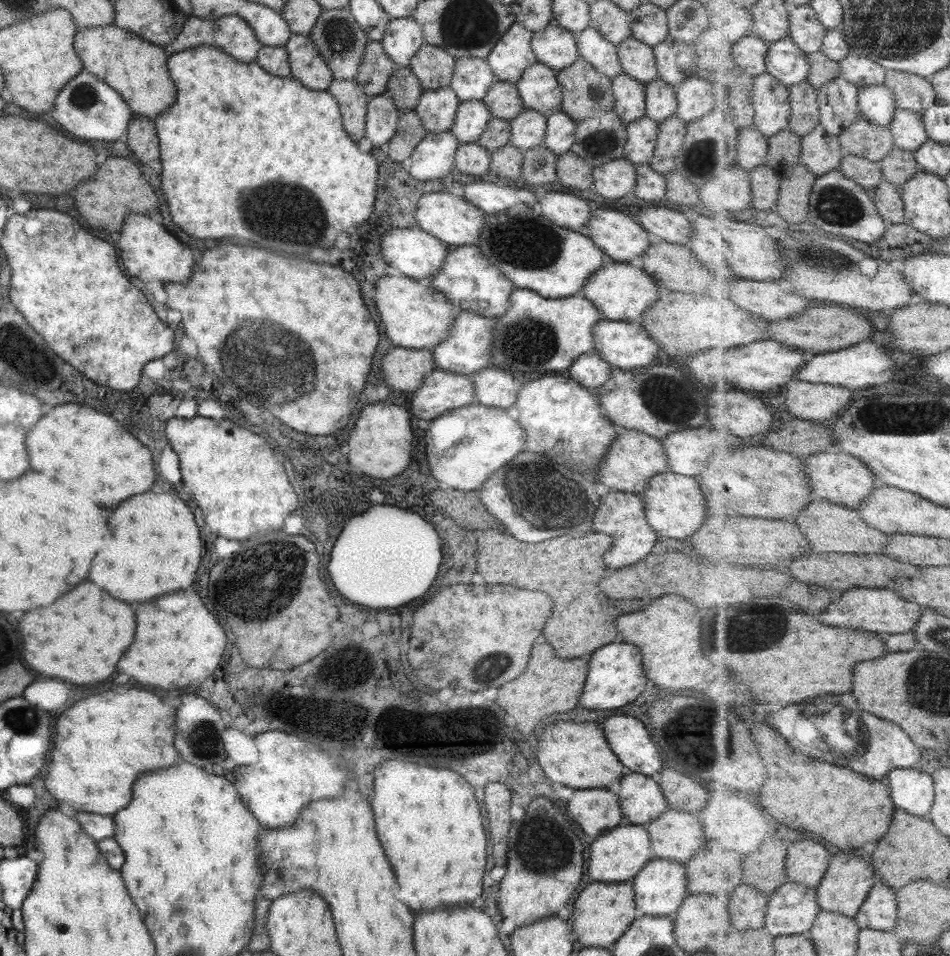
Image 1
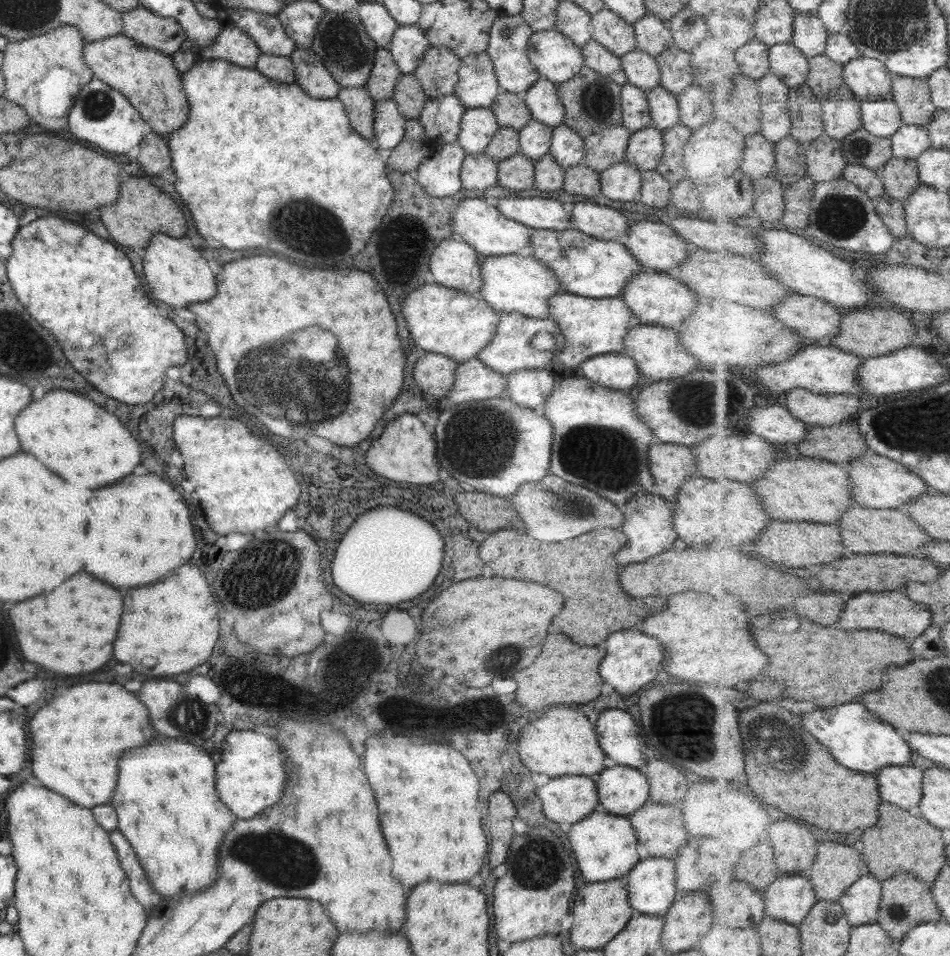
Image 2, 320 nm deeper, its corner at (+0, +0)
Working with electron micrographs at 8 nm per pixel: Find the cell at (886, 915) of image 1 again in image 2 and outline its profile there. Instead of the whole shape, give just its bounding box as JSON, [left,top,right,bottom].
[838,874,882,926]

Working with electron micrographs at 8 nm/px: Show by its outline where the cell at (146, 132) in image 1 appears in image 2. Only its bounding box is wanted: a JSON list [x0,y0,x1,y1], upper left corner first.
[137,130,171,177]

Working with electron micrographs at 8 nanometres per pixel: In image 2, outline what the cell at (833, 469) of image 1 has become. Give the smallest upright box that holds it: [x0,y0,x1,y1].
[848,450,932,510]

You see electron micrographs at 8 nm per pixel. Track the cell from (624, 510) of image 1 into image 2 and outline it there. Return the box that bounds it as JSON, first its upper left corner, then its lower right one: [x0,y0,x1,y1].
[613,491,676,564]

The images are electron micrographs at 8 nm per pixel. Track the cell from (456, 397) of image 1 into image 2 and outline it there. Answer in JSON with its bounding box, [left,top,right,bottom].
[447,357,506,404]

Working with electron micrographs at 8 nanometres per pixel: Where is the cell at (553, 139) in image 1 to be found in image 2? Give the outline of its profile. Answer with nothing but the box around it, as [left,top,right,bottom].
[548,123,585,170]

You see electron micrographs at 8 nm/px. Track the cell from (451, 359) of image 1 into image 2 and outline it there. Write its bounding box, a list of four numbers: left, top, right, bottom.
[474,312,564,376]

